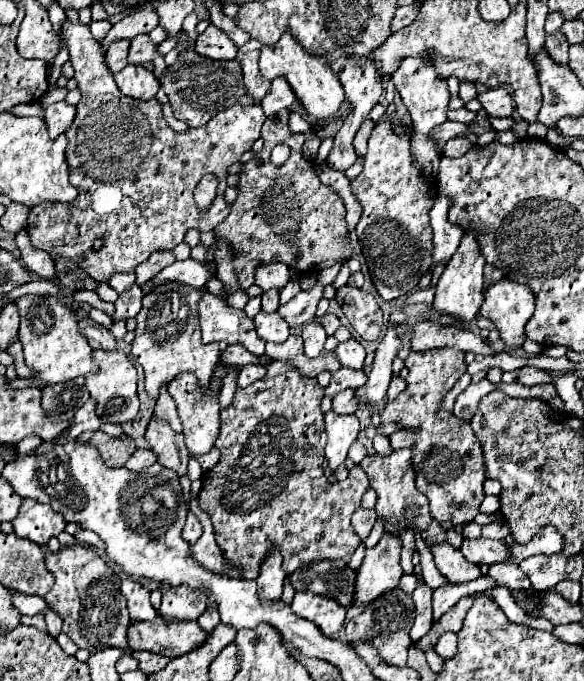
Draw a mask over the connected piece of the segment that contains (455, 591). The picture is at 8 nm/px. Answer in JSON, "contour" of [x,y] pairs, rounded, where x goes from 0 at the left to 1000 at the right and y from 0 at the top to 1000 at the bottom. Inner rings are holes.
{"contour":[[[817,847],[813,853],[803,853],[803,856],[765,856],[752,865],[741,868],[741,906],[745,912],[752,912],[752,906],[759,900],[765,900],[786,880],[793,877],[813,877],[813,874],[824,874],[837,865],[848,865],[848,853],[841,853],[841,847]]]}

